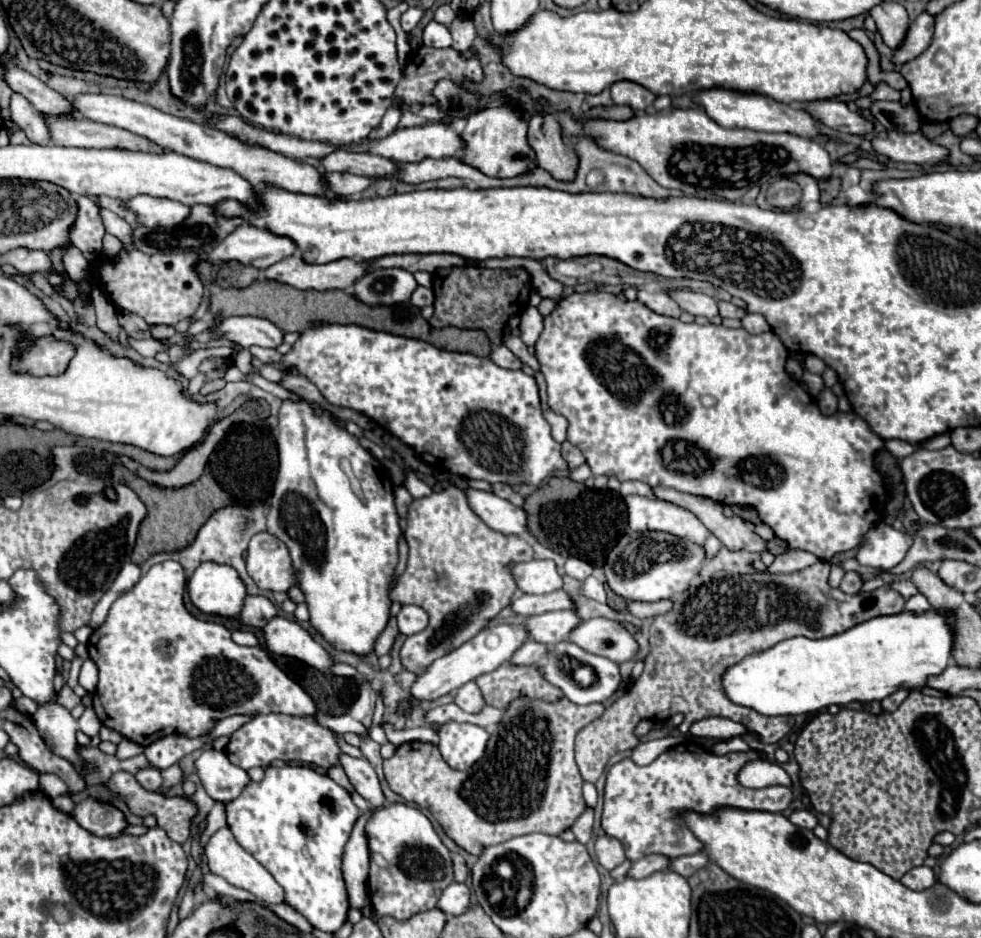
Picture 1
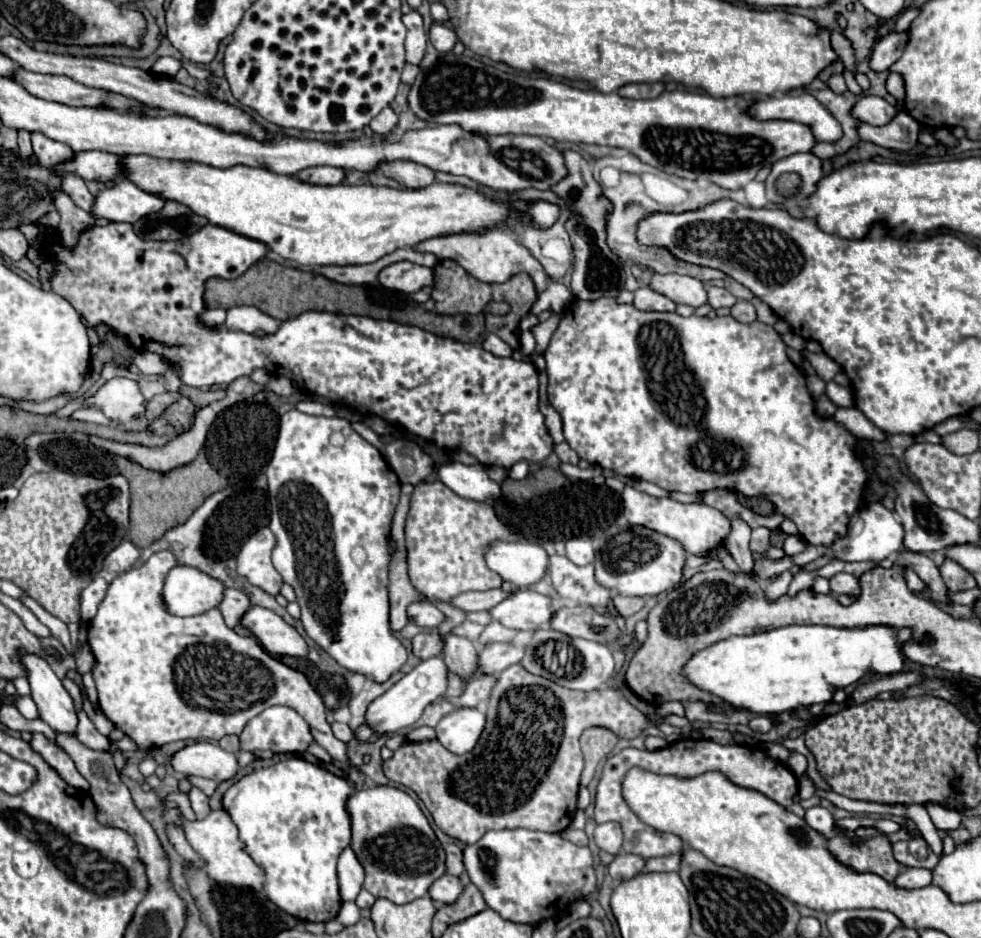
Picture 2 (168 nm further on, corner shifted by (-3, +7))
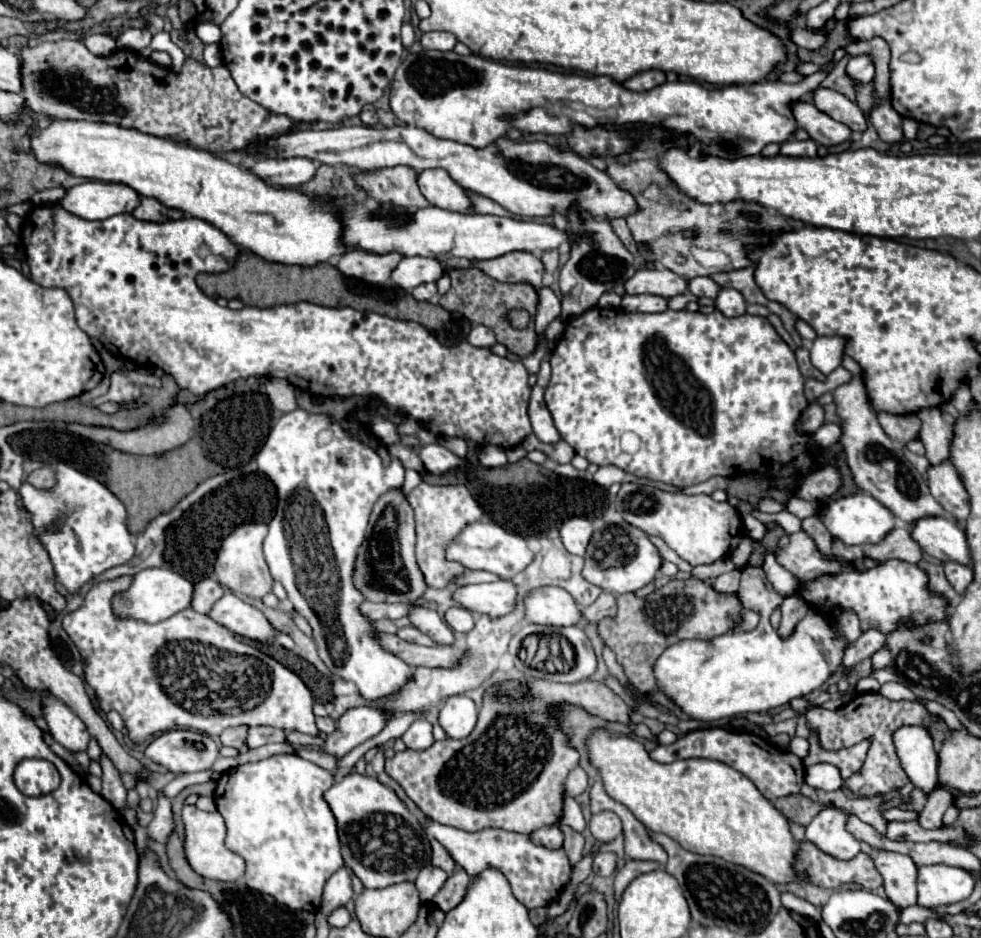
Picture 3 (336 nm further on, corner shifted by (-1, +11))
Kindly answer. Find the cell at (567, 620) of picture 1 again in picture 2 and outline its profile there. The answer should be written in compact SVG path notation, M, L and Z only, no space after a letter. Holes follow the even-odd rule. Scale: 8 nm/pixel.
M522 588L490 608L488 614L492 616L492 620L498 620L506 628L534 632L540 626L548 626L548 618L552 618L554 610L548 596Z

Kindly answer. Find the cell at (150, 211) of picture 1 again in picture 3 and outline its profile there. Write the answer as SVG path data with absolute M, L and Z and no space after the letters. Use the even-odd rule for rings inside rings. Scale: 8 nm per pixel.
M90 180L68 188L68 194L58 204L84 220L104 220L122 212L134 212L138 198L140 194L126 184Z

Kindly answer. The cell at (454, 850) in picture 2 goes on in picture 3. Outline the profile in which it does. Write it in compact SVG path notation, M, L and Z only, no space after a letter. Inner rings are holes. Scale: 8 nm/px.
M434 838L430 840L430 844L432 844L432 864L438 866L438 868L442 868L444 872L452 874L454 868L456 868L456 862L450 858L448 850L438 840L434 840Z

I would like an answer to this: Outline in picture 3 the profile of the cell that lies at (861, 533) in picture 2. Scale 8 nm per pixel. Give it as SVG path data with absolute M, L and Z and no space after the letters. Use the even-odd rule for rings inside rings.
M858 492L854 496L838 498L838 500L830 502L830 504L826 504L822 508L822 512L820 512L820 520L824 522L824 526L832 534L832 540L840 540L844 546L878 544L896 526L896 516L866 492Z

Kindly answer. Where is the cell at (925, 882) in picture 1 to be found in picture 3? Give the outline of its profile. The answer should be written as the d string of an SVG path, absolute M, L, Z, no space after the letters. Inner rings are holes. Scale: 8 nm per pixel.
M878 852L874 862L884 878L884 890L890 902L894 902L898 908L914 906L918 892L918 868L912 858L896 852Z

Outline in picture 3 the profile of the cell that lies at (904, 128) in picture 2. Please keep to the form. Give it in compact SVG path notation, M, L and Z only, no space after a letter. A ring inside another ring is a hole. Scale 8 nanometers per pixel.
M826 88L816 90L814 104L816 104L816 108L820 108L828 116L832 116L834 120L846 124L852 132L866 132L866 128L868 128L866 116L862 114L862 110L852 100L848 100L846 96L838 94L834 90L826 90Z

